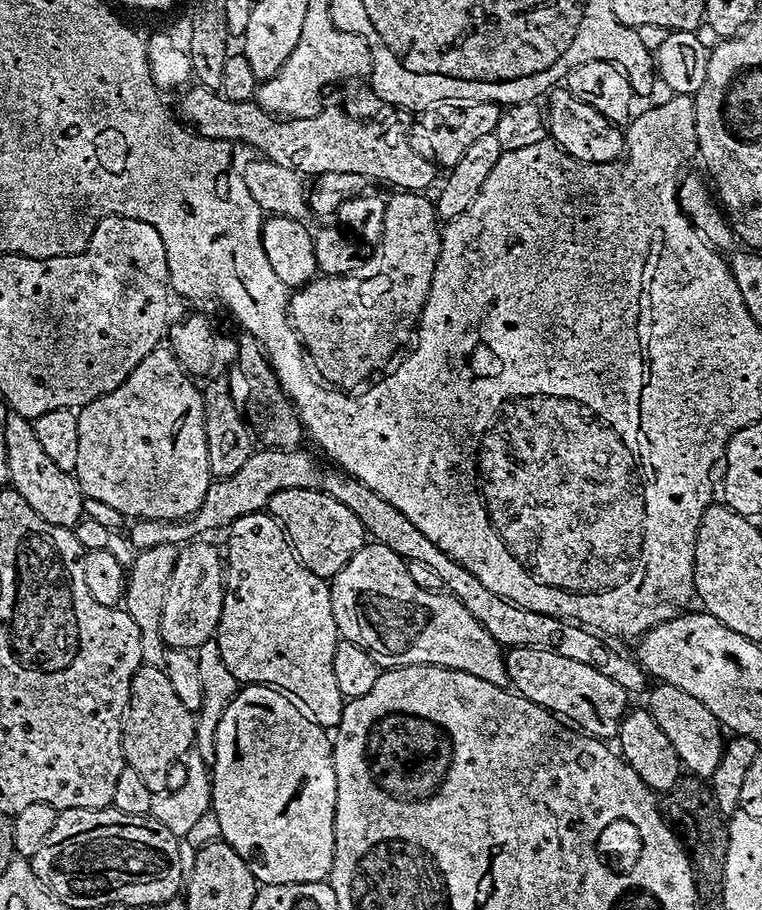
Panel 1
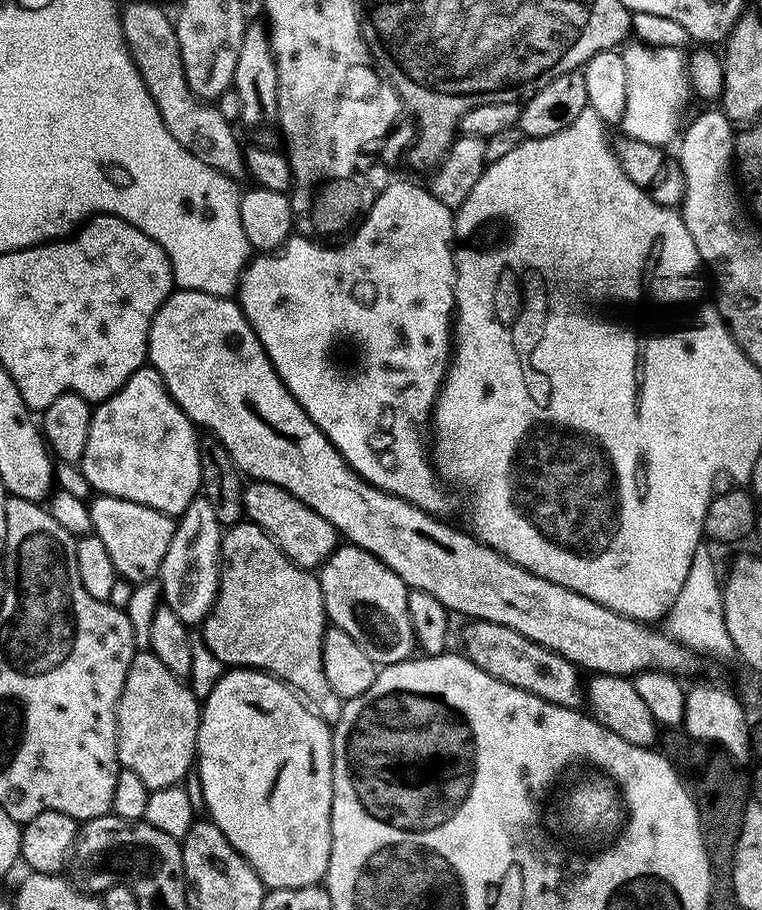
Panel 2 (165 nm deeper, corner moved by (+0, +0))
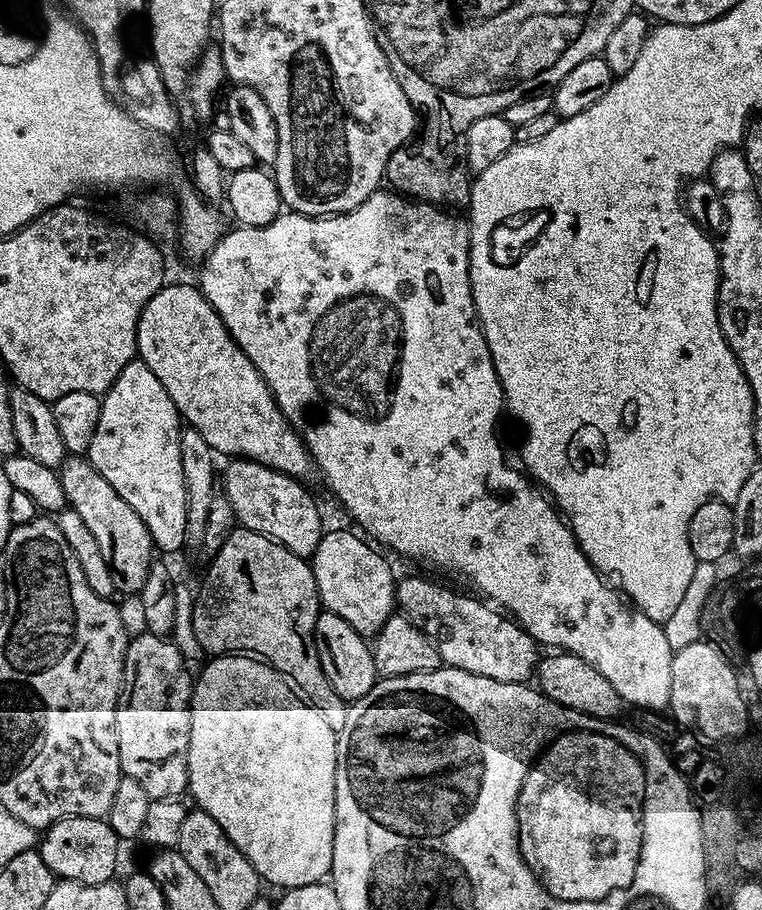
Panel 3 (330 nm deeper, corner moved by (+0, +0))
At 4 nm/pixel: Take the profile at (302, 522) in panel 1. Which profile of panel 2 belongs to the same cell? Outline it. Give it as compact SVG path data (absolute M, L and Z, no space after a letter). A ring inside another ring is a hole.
M252 480L243 489L243 503L244 516L251 523L258 525L299 568L307 568L309 570L319 569L332 557L333 552L338 547L338 533L336 528L330 526L330 522L326 522L326 518L322 518L322 514L317 514L315 510L310 510L310 506L306 506L306 502L294 498L294 494L290 494L282 486L274 486L265 480Z

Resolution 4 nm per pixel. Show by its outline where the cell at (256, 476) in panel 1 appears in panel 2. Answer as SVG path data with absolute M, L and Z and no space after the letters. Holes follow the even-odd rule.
M99 494L91 497L88 509L92 532L102 538L102 543L106 545L117 577L121 581L132 580L133 585L155 581L160 574L162 558L166 558L166 550L170 550L170 538L174 538L176 520L150 506Z

